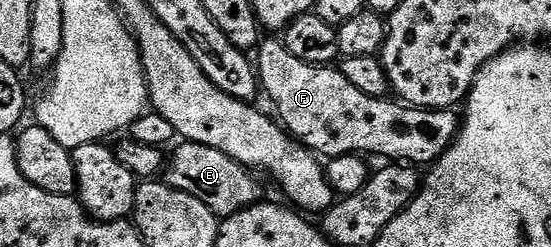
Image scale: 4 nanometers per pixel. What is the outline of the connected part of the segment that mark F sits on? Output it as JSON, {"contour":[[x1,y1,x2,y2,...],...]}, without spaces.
{"contour":[[266,38,256,48,256,74,261,90,274,102,283,128,319,157,332,160,357,153,363,157,383,155,386,158,383,160,401,161,406,165,432,165,449,149,459,133,460,115,457,110,441,107,434,111,430,107,412,107,390,97,368,97,368,93,356,89,356,85,352,85,337,66,308,65,308,61,292,57,281,38]]}

